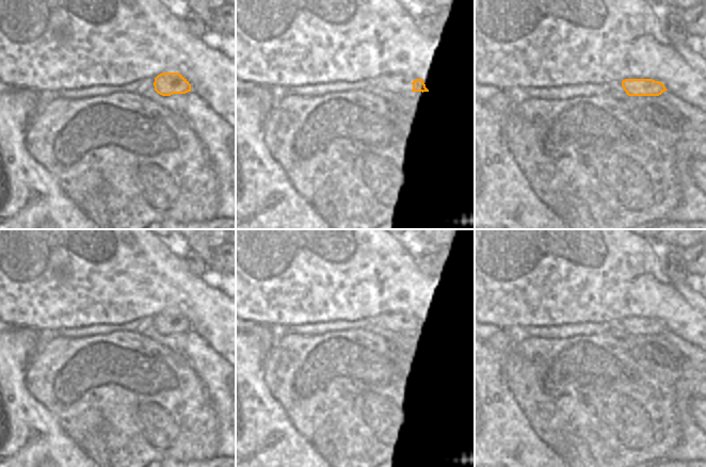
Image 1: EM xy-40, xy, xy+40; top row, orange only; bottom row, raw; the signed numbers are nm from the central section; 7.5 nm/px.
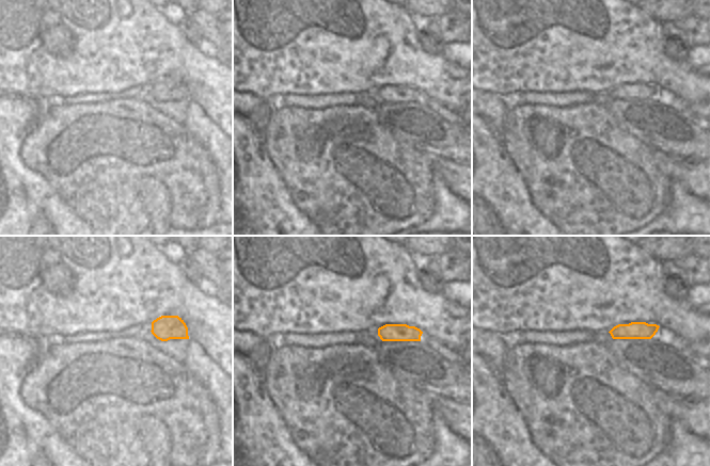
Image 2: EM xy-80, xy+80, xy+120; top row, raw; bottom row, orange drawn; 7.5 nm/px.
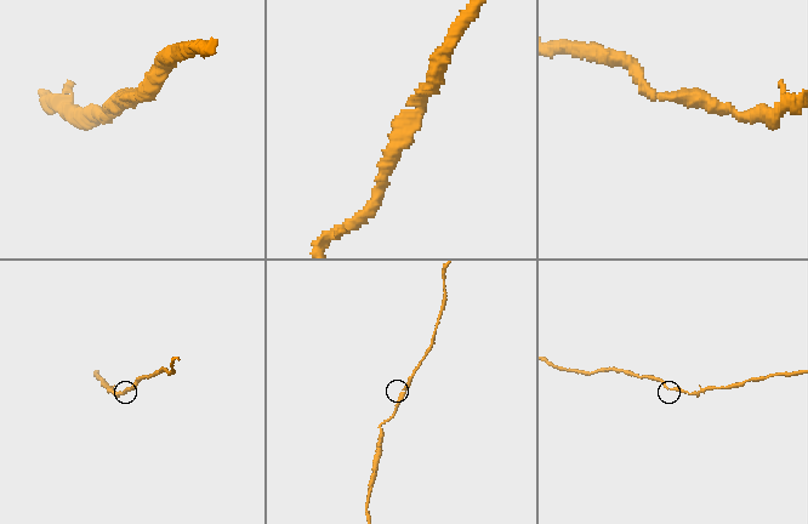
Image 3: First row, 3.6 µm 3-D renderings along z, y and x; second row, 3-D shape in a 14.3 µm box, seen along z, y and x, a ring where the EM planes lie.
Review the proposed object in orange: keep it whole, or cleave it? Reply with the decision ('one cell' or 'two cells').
one cell

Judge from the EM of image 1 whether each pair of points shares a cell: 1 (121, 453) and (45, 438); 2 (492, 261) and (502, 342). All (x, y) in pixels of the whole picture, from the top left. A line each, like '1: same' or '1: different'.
1: different
2: different

